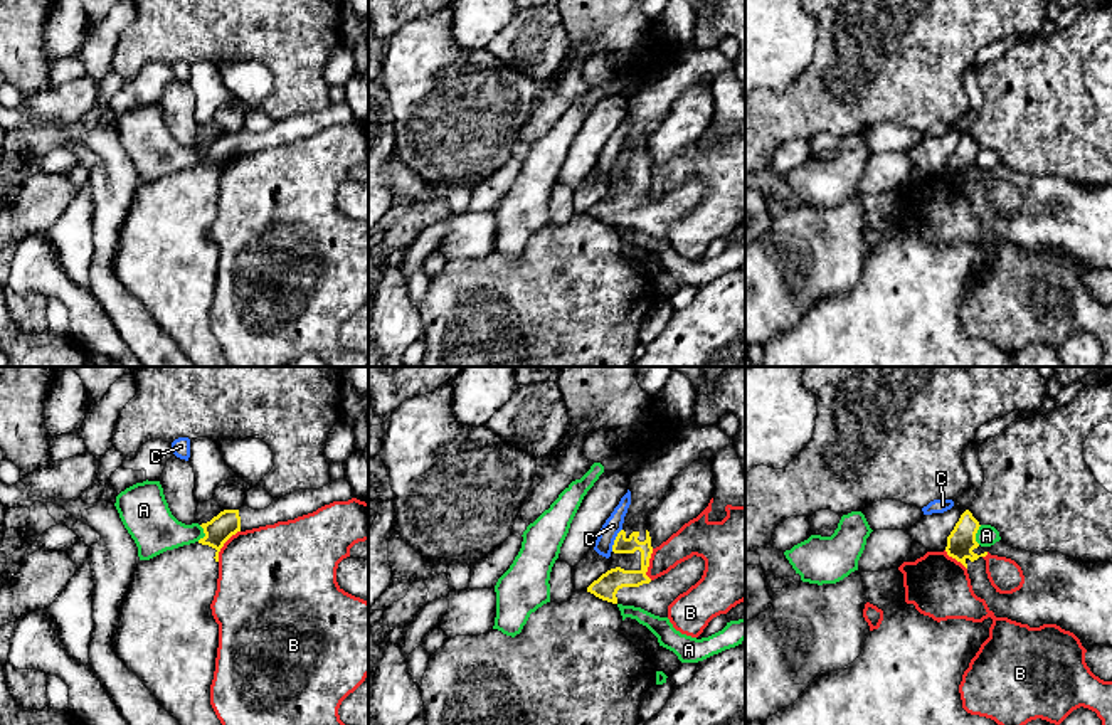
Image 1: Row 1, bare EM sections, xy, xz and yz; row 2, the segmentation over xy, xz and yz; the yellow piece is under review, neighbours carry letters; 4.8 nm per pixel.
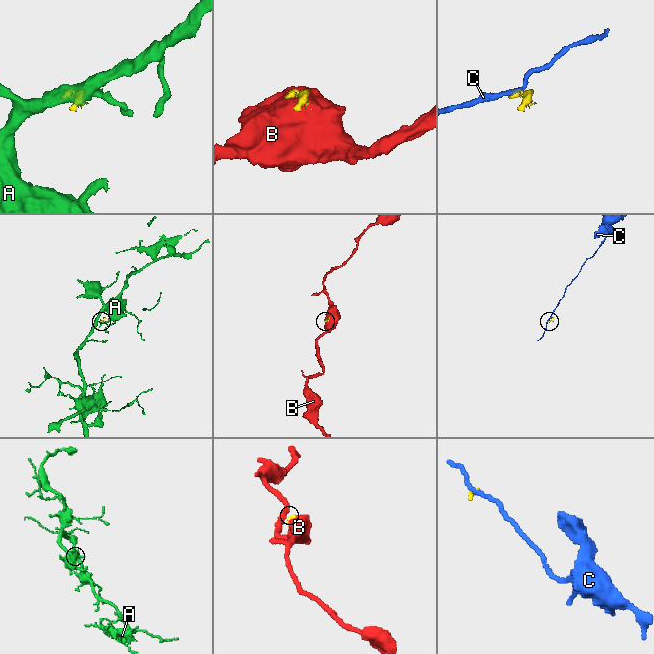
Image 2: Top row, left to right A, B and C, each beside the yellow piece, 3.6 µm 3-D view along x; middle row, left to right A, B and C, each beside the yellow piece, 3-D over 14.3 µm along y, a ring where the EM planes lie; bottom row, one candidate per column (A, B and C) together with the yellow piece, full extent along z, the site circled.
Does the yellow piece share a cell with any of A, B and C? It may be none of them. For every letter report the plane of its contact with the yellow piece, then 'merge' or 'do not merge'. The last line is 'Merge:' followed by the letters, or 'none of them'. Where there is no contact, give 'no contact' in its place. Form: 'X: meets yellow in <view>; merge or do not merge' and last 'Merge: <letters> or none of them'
A: meets yellow in yz; do not merge
B: meets yellow in xy; do not merge
C: meets yellow in xz; do not merge
Merge: none of them

